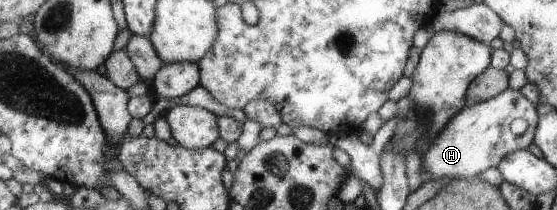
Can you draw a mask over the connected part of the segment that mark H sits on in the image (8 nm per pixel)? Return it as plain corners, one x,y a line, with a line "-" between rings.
508,88
488,101
467,105
449,119
425,151
421,159
421,171
427,174
425,182
442,178
476,179
487,169
499,166
511,153
529,148
535,141
540,120
537,104
530,101
521,89

